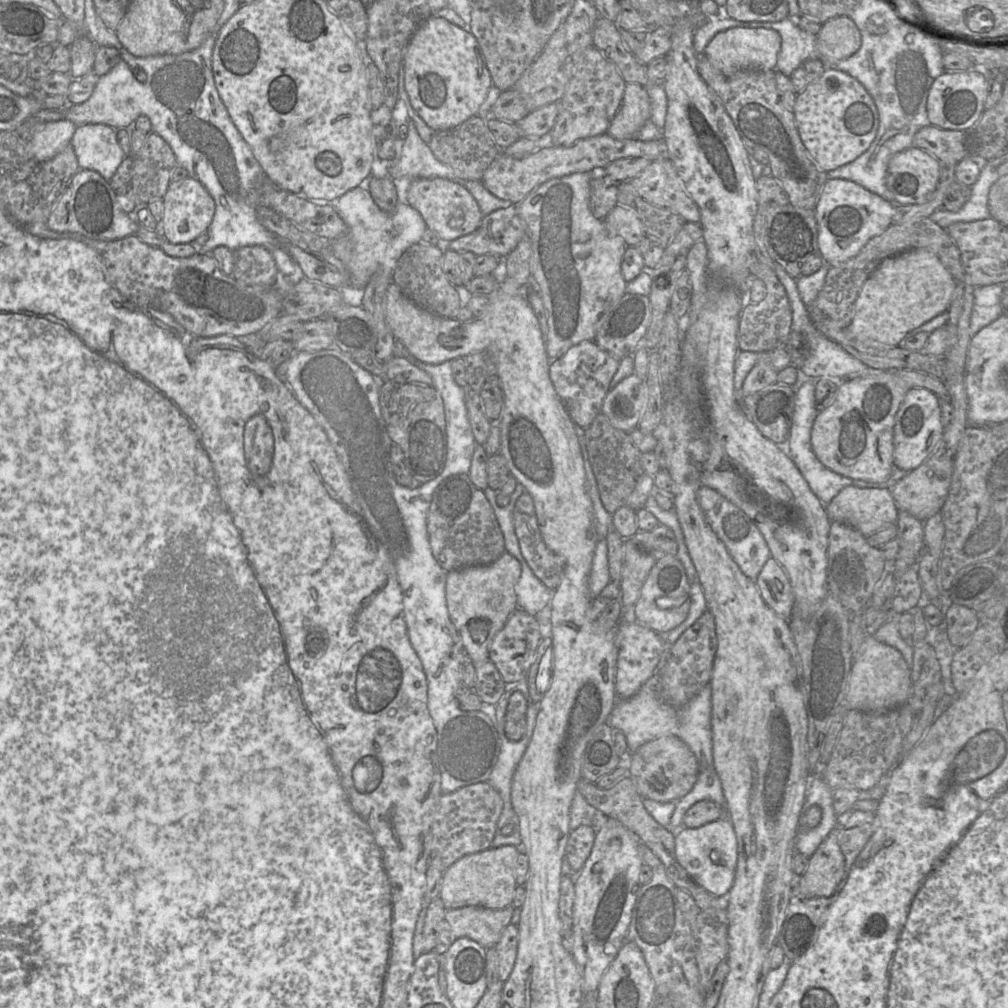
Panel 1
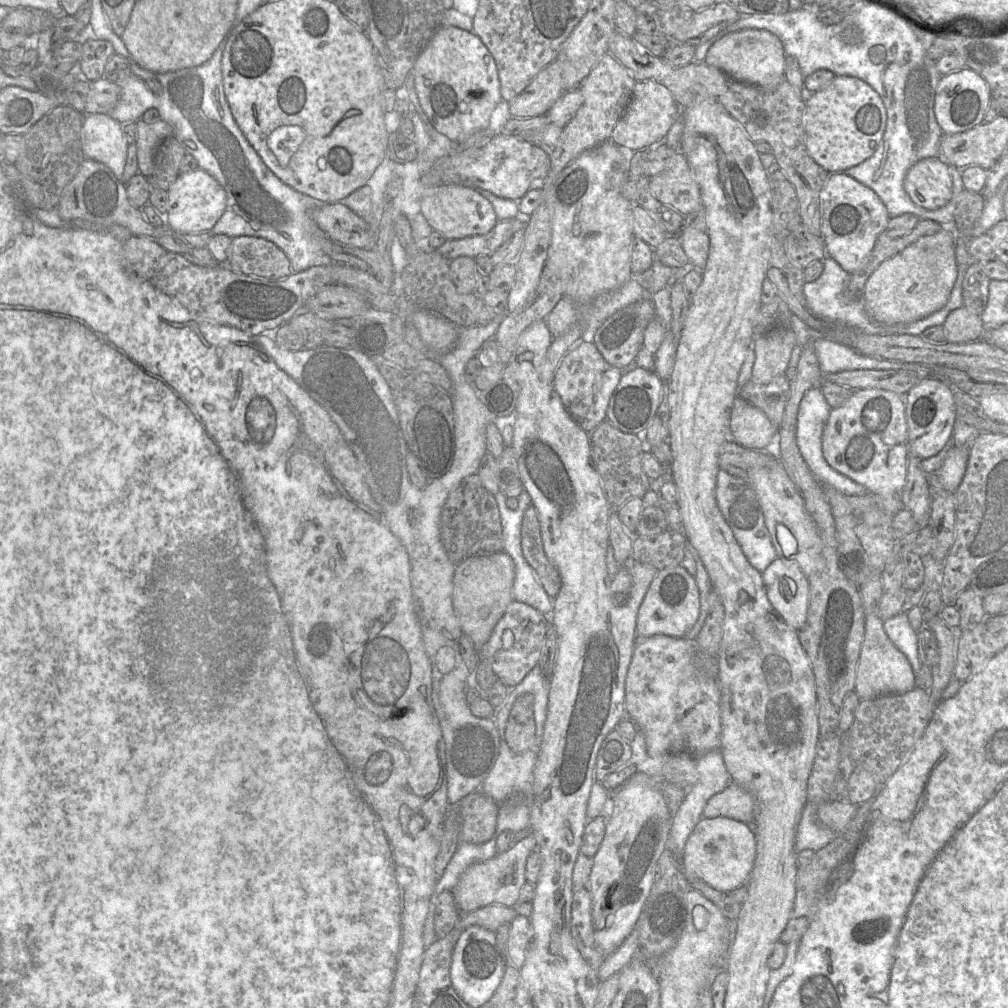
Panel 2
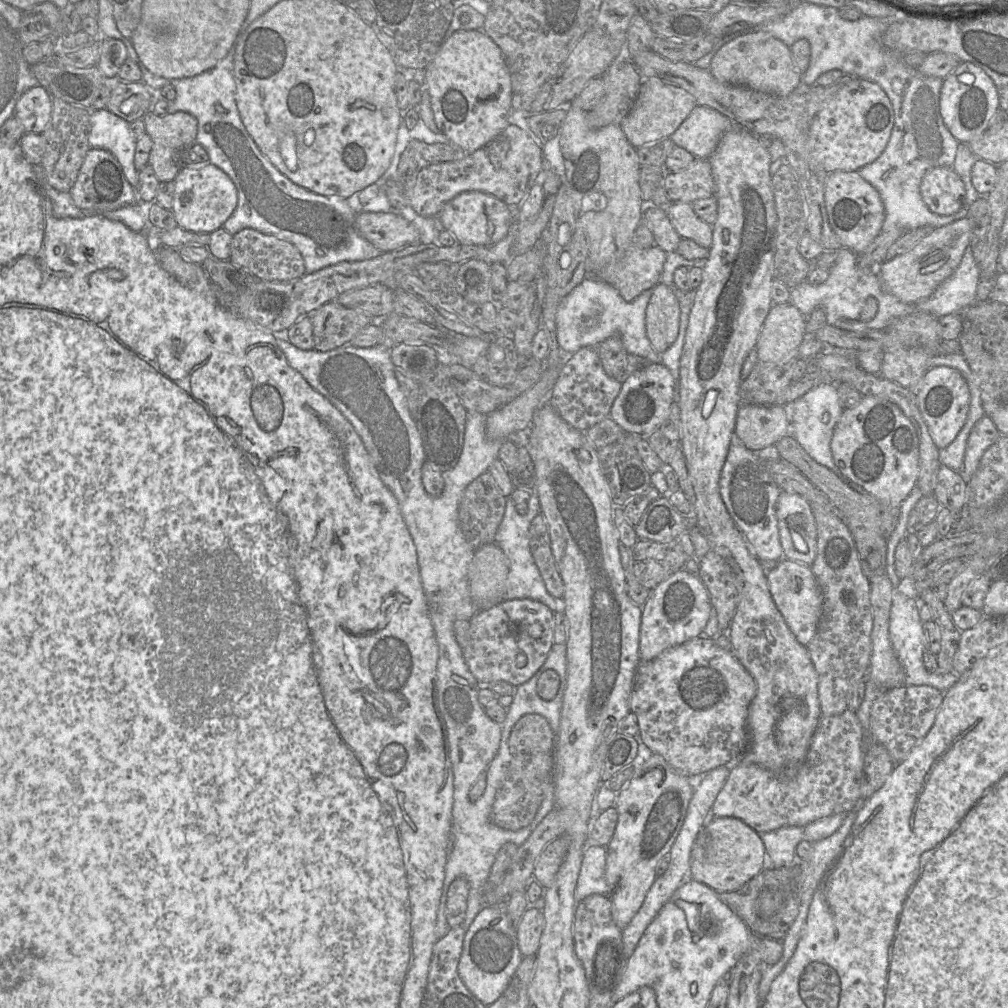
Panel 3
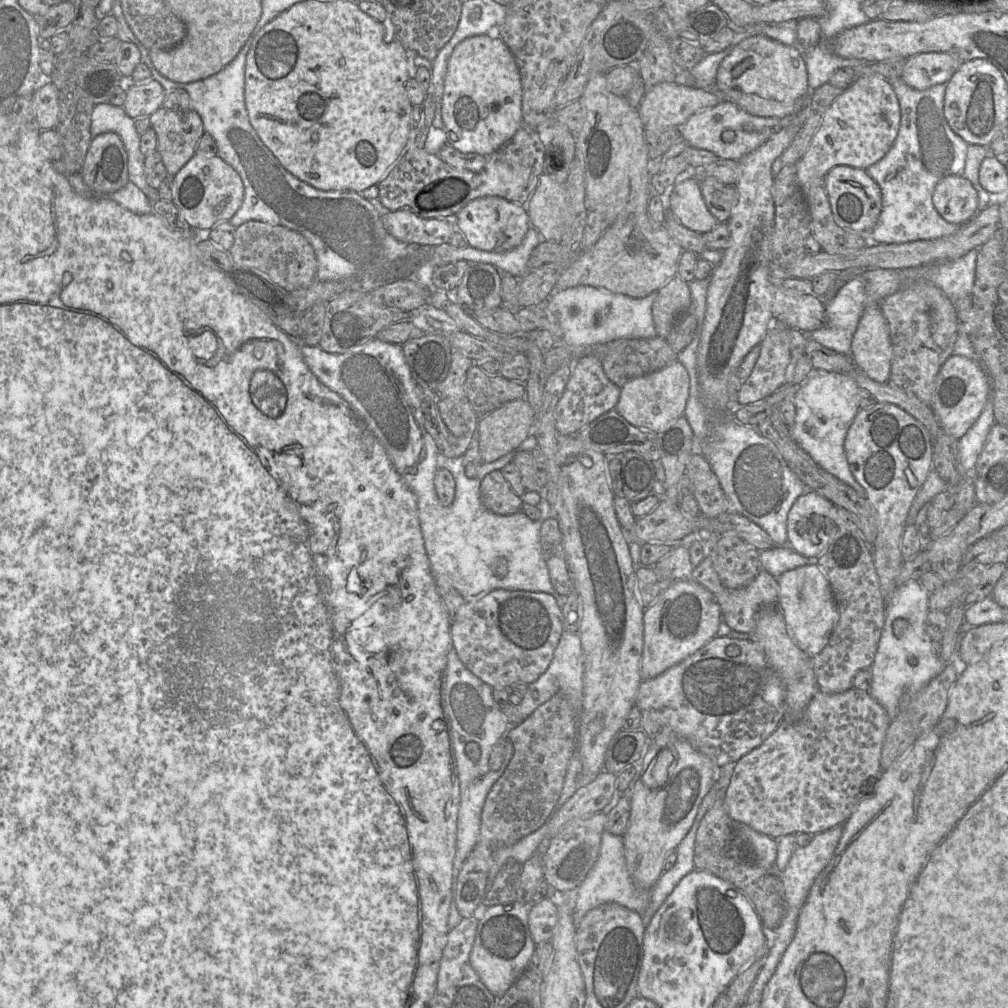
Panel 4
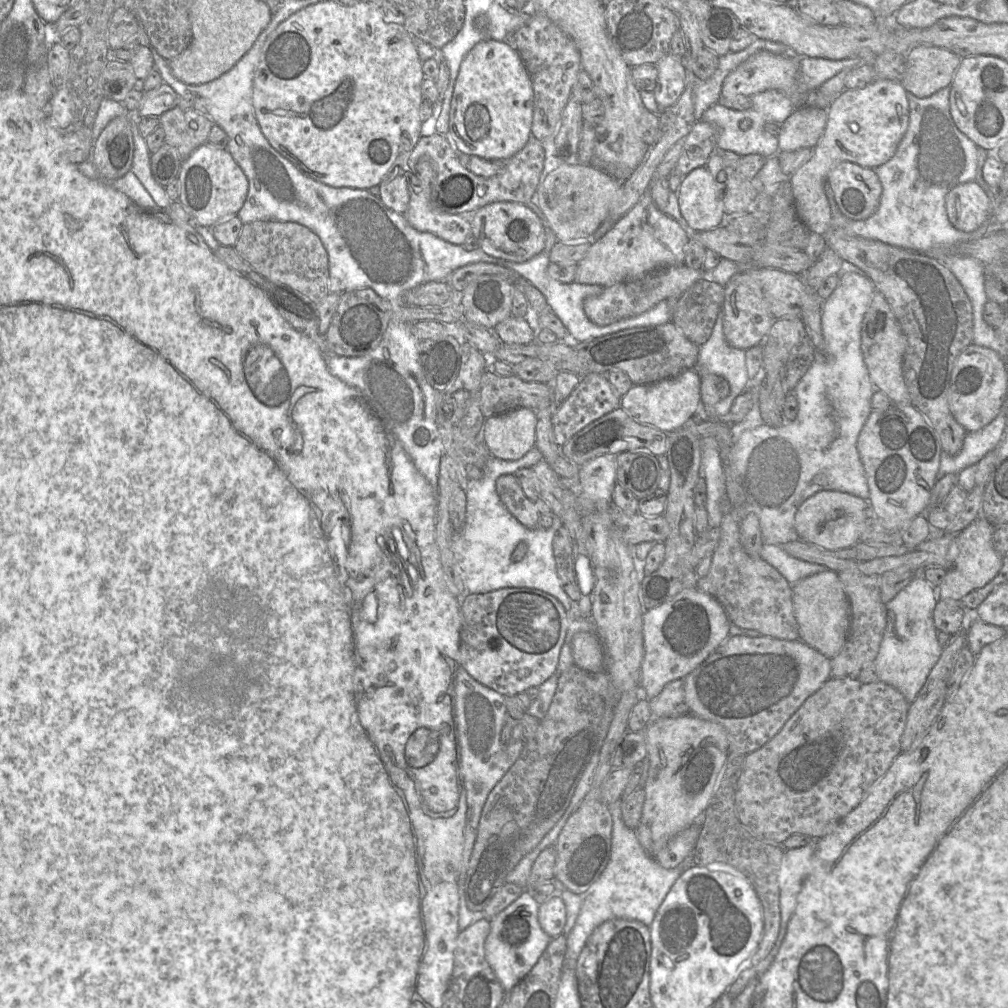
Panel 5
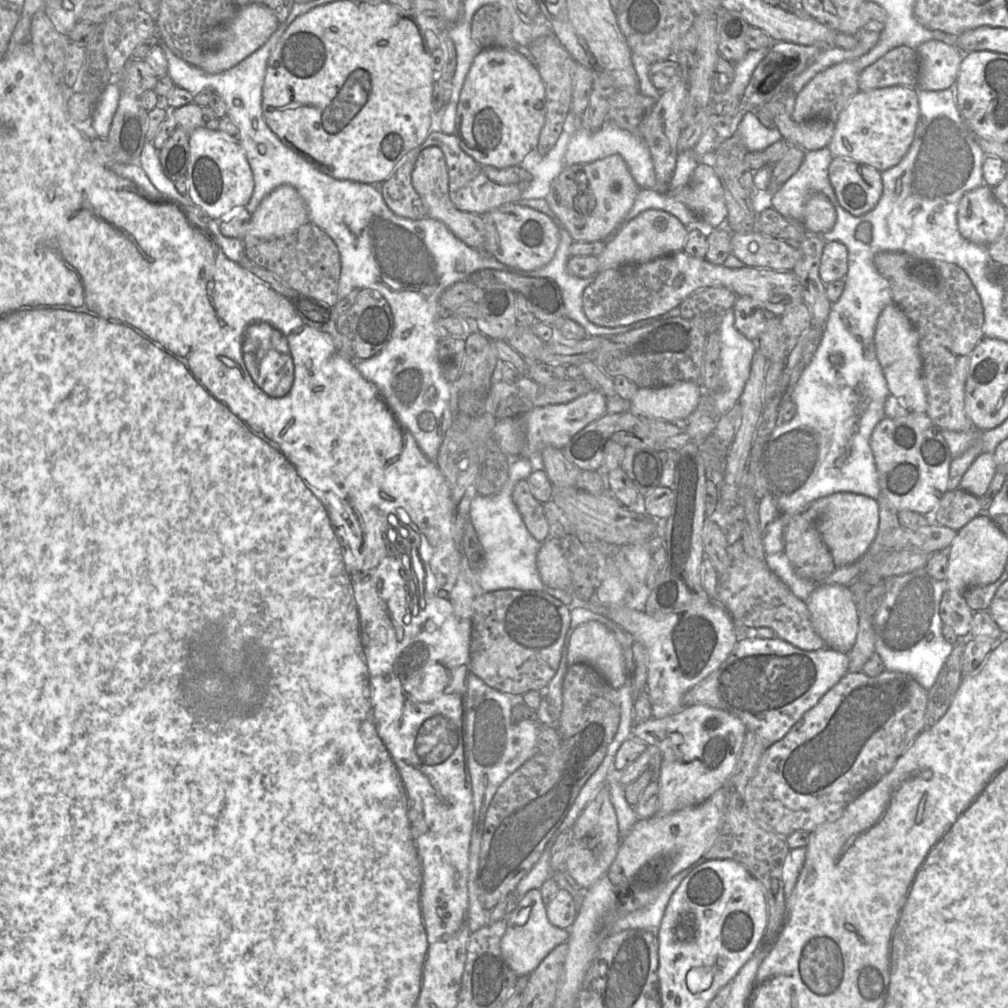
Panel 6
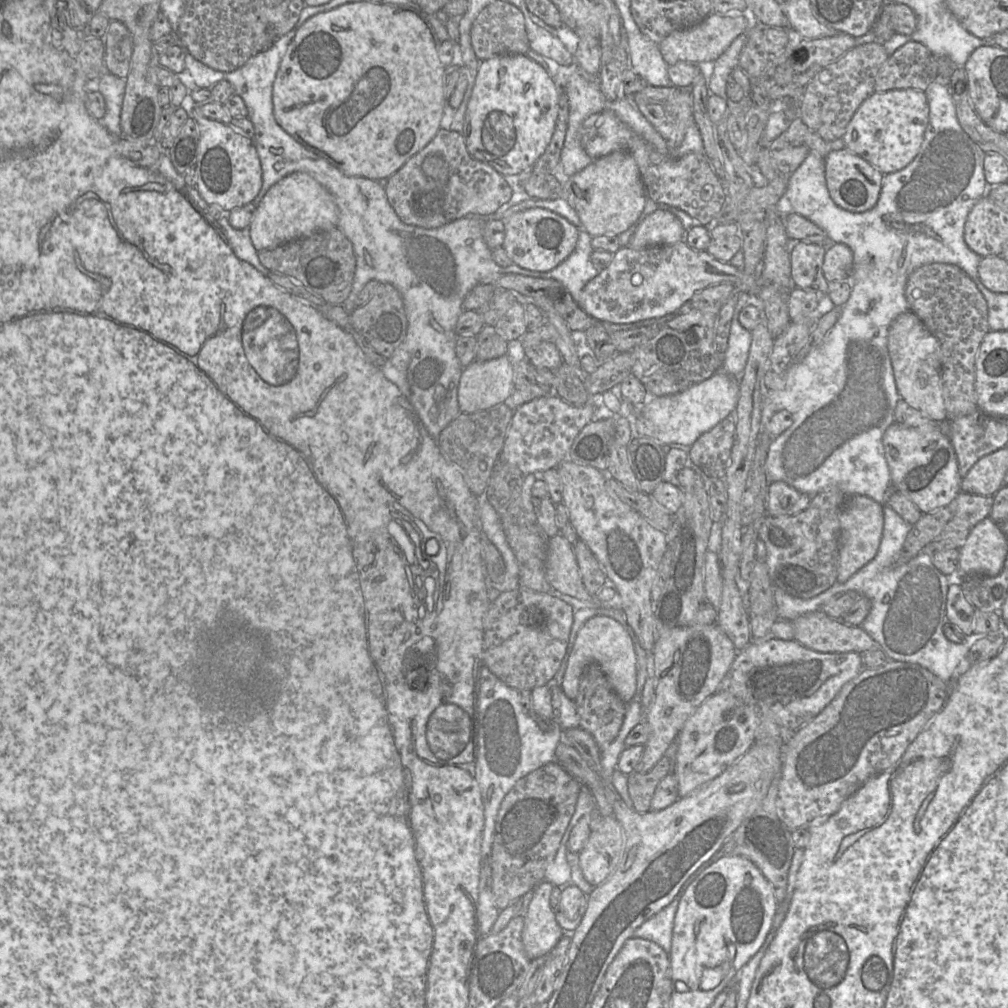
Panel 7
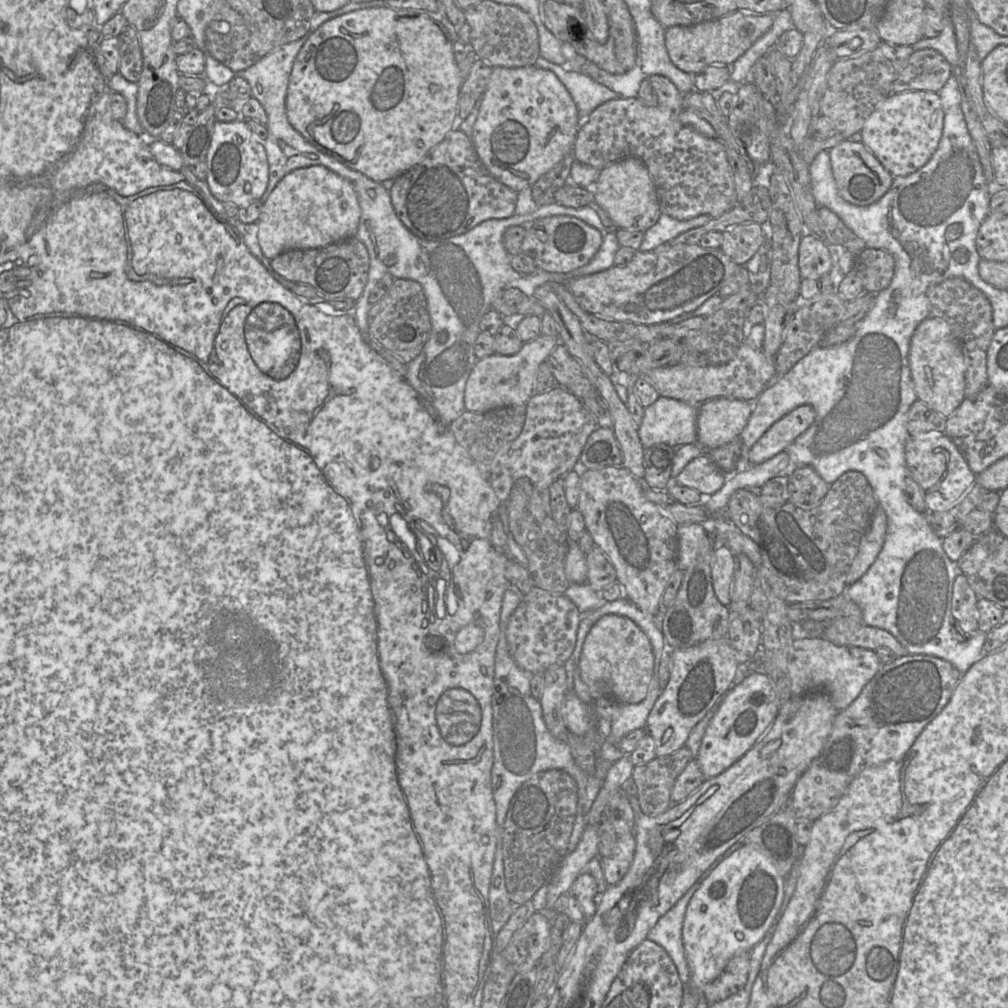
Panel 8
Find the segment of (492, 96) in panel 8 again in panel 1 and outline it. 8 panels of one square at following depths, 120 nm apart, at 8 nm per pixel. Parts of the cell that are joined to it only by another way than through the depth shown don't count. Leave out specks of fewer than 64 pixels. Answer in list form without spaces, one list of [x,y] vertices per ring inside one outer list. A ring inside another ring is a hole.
[[[432,15],[413,33],[404,53],[410,103],[434,131],[453,128],[478,114],[493,85],[480,46],[470,30]]]

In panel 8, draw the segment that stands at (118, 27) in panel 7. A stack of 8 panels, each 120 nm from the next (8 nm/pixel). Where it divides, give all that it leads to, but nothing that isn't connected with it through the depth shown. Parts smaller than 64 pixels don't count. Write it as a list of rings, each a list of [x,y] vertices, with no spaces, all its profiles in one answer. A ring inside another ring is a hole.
[[[127,25],[117,36],[120,43],[119,73],[130,82],[137,83],[142,74],[143,56],[136,29]]]

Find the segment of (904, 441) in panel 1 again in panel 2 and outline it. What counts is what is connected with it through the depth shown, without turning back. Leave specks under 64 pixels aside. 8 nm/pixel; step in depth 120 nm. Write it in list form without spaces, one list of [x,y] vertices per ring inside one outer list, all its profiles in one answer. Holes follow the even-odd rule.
[[[927,376],[904,396],[904,400],[908,426],[908,455],[922,460],[935,456],[952,440],[957,414],[953,392],[940,379]]]

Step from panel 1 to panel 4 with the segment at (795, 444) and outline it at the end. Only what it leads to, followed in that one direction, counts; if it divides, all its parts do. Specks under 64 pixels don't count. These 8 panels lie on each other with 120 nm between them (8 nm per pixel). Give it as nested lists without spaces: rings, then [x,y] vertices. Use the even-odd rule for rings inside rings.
[[[815,369],[812,371],[793,397],[796,417],[790,427],[792,438],[821,468],[867,499],[866,490],[857,482],[849,468],[844,449],[846,434],[860,409],[860,388],[856,381],[846,374]]]

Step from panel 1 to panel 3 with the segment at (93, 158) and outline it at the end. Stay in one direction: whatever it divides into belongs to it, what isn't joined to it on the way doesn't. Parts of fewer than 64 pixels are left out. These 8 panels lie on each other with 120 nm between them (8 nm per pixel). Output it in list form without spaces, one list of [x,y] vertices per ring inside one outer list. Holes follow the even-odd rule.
[[[107,109],[91,111],[88,137],[90,147],[111,152],[134,188],[138,184],[138,171],[134,165],[136,141],[128,121]]]

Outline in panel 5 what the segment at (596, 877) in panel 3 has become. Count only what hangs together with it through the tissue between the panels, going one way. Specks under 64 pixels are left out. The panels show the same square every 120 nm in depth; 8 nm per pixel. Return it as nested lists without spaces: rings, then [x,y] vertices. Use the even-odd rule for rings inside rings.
[[[621,804],[608,805],[612,816],[611,852],[599,878],[582,895],[582,905],[573,928],[565,935],[567,947],[563,968],[575,970],[577,959],[594,929],[610,919],[637,920],[649,927],[667,893],[685,869],[683,864],[666,869],[640,845],[636,833],[622,819]]]

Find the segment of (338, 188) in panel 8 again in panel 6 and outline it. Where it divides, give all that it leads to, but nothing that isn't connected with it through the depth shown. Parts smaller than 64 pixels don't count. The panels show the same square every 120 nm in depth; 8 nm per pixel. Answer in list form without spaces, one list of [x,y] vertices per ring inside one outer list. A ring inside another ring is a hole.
[[[283,184],[269,193],[252,213],[247,232],[242,240],[245,246],[254,246],[260,241],[293,233],[309,222],[308,209],[298,191],[289,184]]]

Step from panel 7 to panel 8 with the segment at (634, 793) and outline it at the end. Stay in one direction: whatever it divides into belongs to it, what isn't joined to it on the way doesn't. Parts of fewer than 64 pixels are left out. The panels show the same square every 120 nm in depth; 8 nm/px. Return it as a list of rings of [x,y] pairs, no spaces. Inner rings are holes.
[[[683,746],[670,755],[655,757],[634,767],[631,779],[635,784],[635,796],[643,813],[656,816],[672,805],[671,791],[674,782],[695,756],[689,748]]]

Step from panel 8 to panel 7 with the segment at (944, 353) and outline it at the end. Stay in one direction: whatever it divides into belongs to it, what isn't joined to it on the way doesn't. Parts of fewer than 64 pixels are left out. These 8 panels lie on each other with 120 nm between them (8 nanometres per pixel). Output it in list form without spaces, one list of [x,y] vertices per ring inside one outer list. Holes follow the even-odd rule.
[[[906,311],[894,319],[888,332],[888,351],[901,398],[933,421],[946,420],[940,343],[916,314]]]

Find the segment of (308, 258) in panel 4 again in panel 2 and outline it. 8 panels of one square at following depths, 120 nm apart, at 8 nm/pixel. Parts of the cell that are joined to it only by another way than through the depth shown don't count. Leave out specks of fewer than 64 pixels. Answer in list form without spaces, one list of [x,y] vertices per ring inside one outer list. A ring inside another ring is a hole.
[[[255,236],[232,238],[228,266],[241,274],[270,280],[293,273],[288,257],[276,244]]]

